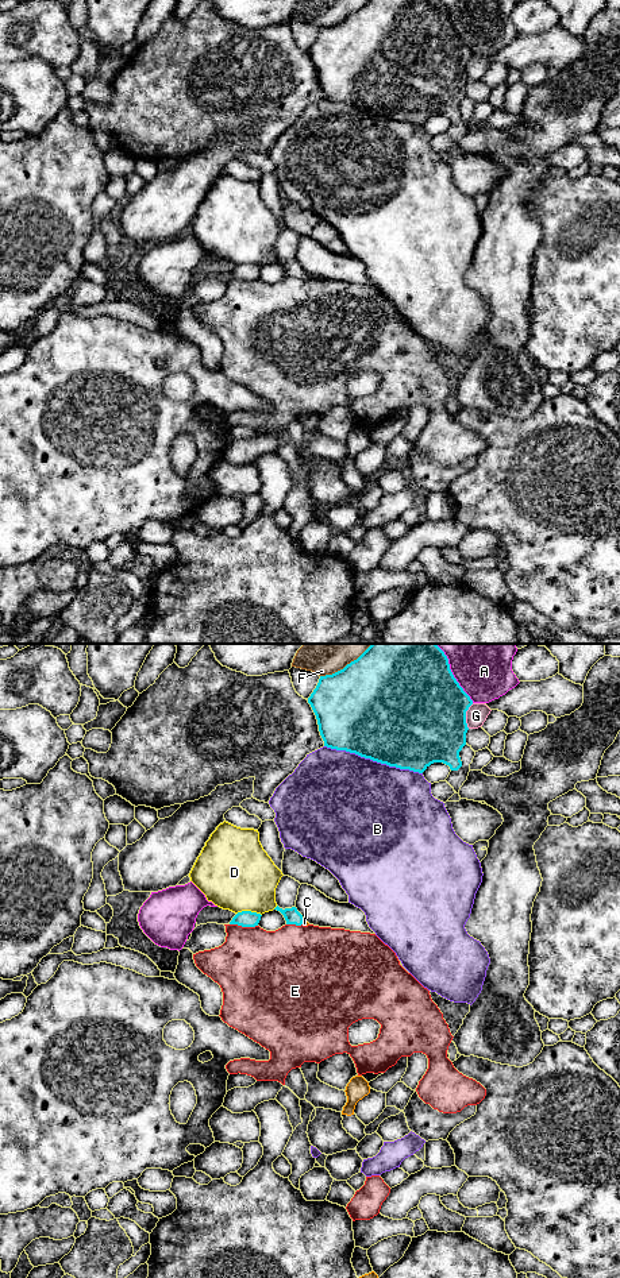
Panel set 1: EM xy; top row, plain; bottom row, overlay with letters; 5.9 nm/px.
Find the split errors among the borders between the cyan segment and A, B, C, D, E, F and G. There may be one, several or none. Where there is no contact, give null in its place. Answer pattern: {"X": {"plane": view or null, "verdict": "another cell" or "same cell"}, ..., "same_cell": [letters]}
{"A": {"plane": "xy", "verdict": "another cell"}, "B": {"plane": "xy", "verdict": "another cell"}, "C": {"plane": "xy", "verdict": "same cell"}, "D": {"plane": "xy", "verdict": "another cell"}, "E": {"plane": "xy", "verdict": "another cell"}, "F": {"plane": "xy", "verdict": "another cell"}, "G": {"plane": "xy", "verdict": "another cell"}, "same_cell": ["C"]}

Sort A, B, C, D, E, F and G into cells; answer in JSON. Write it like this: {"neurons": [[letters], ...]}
{"neurons": [["A"], ["B"], ["C"], ["D"], ["E"], ["F"], ["G"]]}

